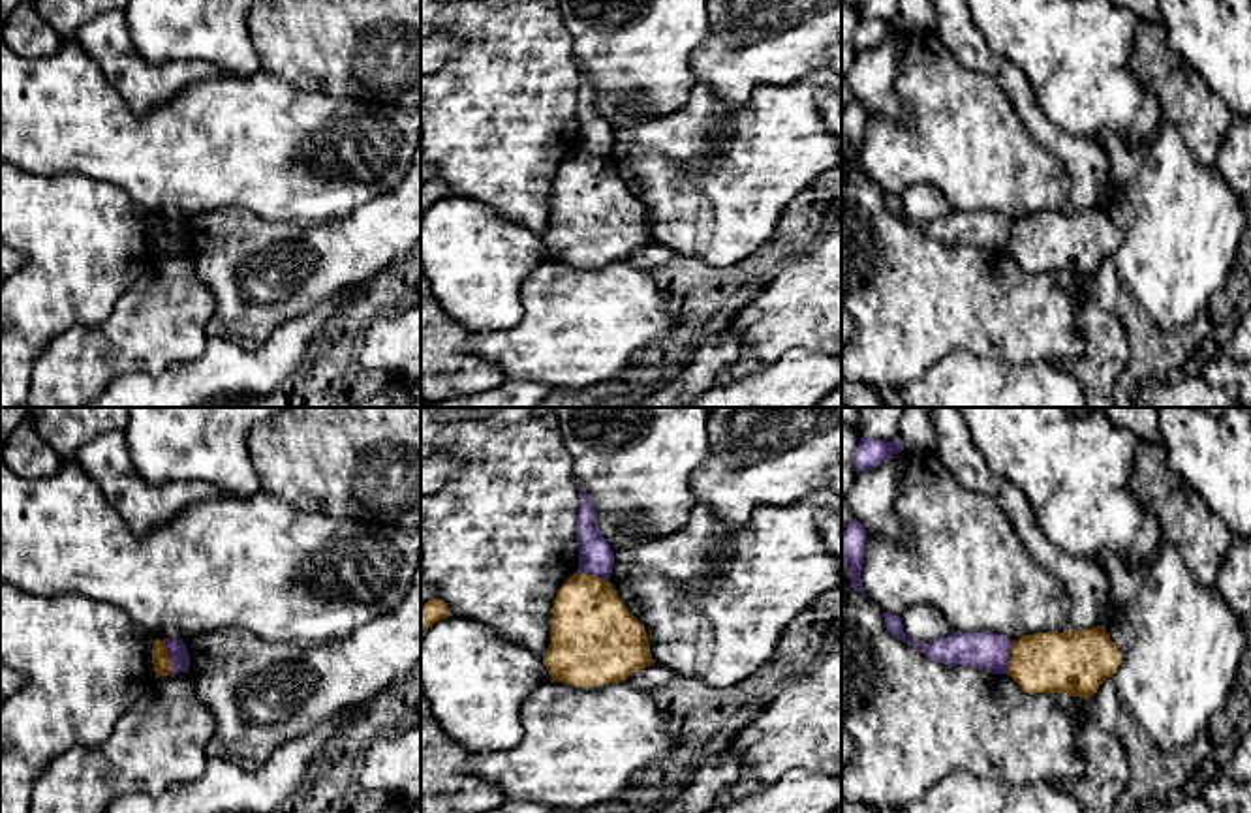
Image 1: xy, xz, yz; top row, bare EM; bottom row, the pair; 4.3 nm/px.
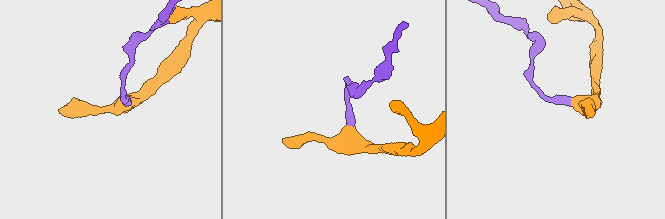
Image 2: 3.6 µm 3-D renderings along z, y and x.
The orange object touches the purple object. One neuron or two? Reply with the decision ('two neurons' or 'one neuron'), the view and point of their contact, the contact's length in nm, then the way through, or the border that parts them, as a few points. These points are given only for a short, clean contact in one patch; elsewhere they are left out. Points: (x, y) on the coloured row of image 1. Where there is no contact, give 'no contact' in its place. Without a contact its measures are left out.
two neurons | xy (169, 658) | 160 nm | along xy (162, 641), (175, 673)

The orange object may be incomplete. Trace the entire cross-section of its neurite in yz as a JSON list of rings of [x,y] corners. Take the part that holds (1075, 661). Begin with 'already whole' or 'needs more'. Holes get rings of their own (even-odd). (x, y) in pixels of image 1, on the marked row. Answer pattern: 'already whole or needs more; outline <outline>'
already whole; outline [[[1097,625],[1012,640],[1007,674],[1029,695],[1067,693],[1088,700],[1120,665],[1118,646],[1104,625]]]

